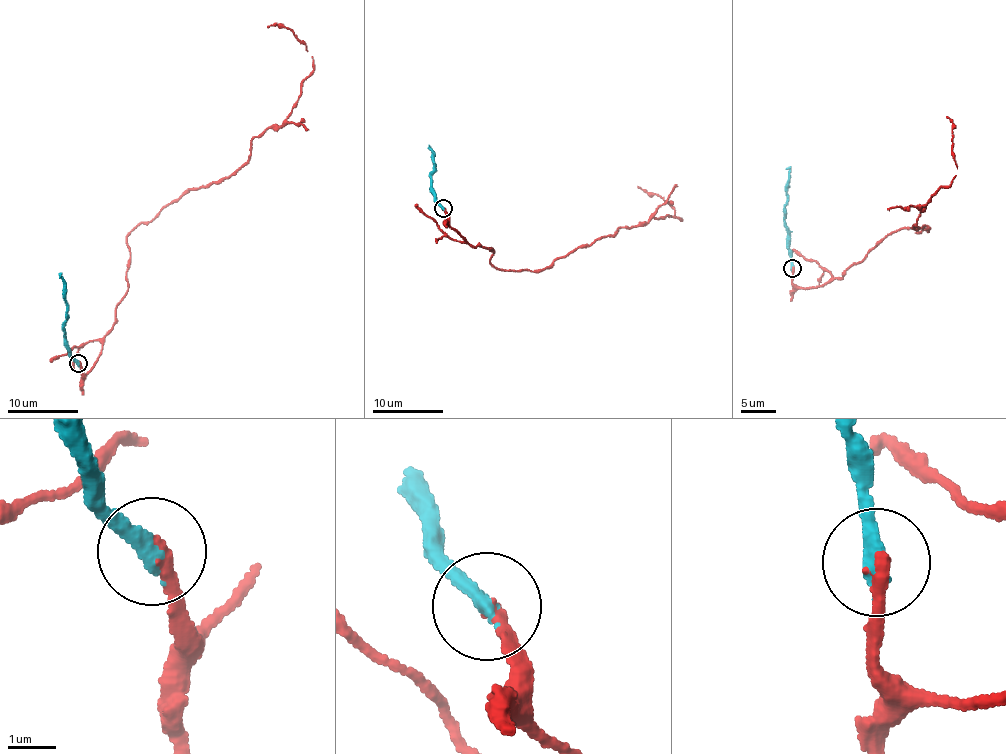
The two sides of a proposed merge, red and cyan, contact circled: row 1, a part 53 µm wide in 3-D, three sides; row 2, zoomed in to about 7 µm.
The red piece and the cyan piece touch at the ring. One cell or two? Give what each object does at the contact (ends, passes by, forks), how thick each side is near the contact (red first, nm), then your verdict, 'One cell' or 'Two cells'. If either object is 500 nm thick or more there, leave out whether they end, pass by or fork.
At the ring red ends. At the ring cyan ends. Thickness 320 nm (red) against 360 nm. One cell

